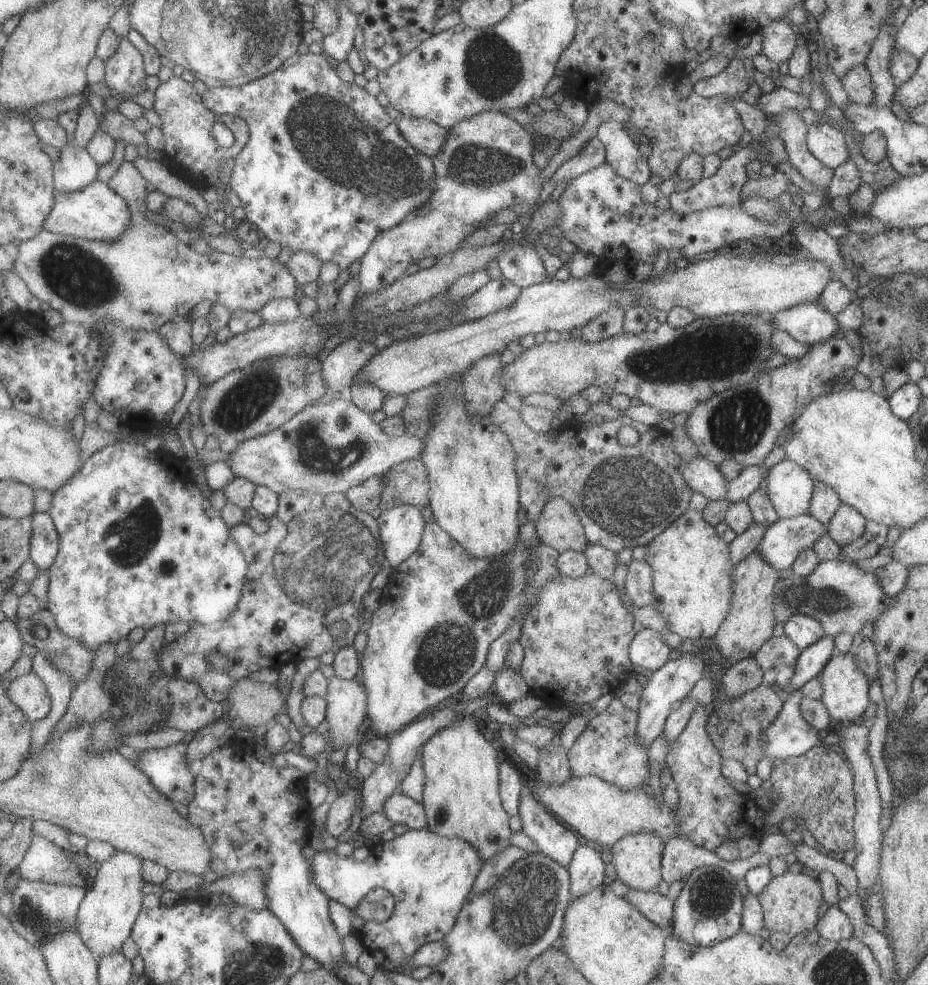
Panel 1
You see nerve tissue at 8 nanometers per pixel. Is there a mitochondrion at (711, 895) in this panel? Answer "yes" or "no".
yes

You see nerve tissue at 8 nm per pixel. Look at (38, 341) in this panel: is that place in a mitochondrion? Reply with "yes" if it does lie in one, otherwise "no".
no

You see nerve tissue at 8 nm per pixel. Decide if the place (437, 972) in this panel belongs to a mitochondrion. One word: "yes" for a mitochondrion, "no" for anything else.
no

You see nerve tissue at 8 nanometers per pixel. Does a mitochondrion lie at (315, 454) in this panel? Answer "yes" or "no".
yes

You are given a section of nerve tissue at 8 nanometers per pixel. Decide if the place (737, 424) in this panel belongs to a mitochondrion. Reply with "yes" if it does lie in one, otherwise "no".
yes

